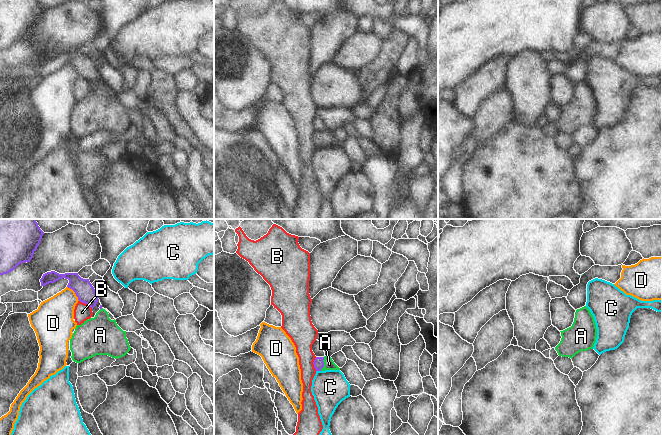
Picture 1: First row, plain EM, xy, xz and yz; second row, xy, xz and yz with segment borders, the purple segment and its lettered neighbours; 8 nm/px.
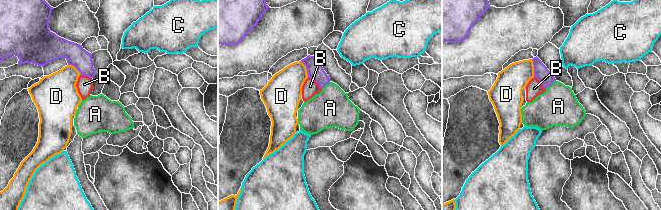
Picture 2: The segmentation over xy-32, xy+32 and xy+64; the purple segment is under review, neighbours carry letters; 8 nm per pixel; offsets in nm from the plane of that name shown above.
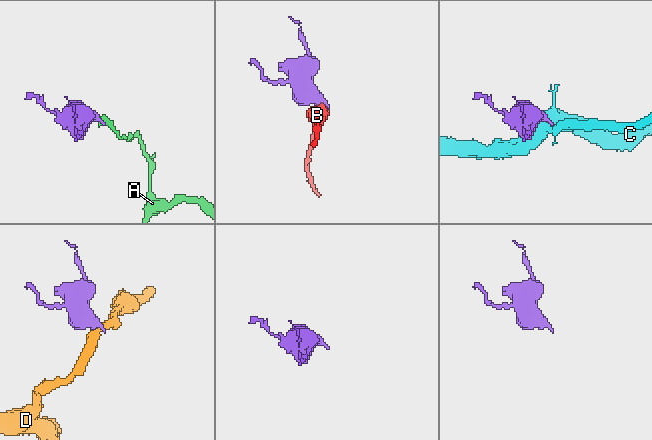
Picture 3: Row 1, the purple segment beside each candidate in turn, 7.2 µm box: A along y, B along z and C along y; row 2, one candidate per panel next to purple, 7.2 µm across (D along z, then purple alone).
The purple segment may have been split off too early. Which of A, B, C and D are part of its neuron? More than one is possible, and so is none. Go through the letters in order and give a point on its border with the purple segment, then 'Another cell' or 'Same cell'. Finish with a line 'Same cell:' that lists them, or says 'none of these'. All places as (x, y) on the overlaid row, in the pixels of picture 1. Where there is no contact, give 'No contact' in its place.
A: Touches purple at xz (323, 364). Same cell
B: Touches purple at xz (313, 363). Another cell
C: Touches purple at xz (318, 370). Another cell
D: Touches purple at xy (75, 293). Another cell
Same cell: A.

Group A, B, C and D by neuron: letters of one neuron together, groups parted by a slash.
A / B / C / D

